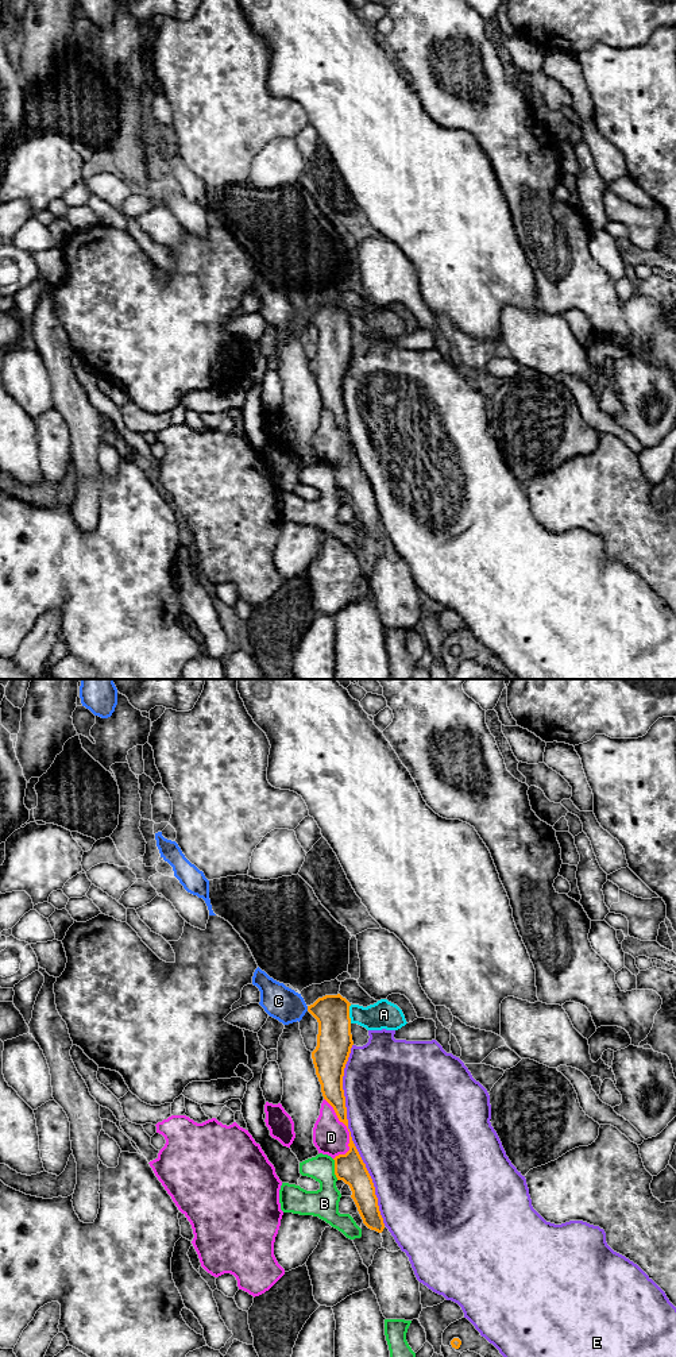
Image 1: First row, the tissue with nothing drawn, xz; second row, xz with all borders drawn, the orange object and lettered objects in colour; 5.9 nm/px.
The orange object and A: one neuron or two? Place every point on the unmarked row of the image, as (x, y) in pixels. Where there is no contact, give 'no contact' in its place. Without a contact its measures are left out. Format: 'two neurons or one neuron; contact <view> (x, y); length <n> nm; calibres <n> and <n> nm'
two neurons; contact xz (348, 323); length 110 nm; calibres 200 and 170 nm

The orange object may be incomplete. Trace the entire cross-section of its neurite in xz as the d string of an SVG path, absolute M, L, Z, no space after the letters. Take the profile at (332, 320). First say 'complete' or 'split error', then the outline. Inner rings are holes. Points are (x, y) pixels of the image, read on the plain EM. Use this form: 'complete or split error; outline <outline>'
complete; outline M340 302L325 304L308 315L308 320L318 331L317 355L312 361L312 367L321 401L347 437L343 385L354 354L349 315L351 312Z

